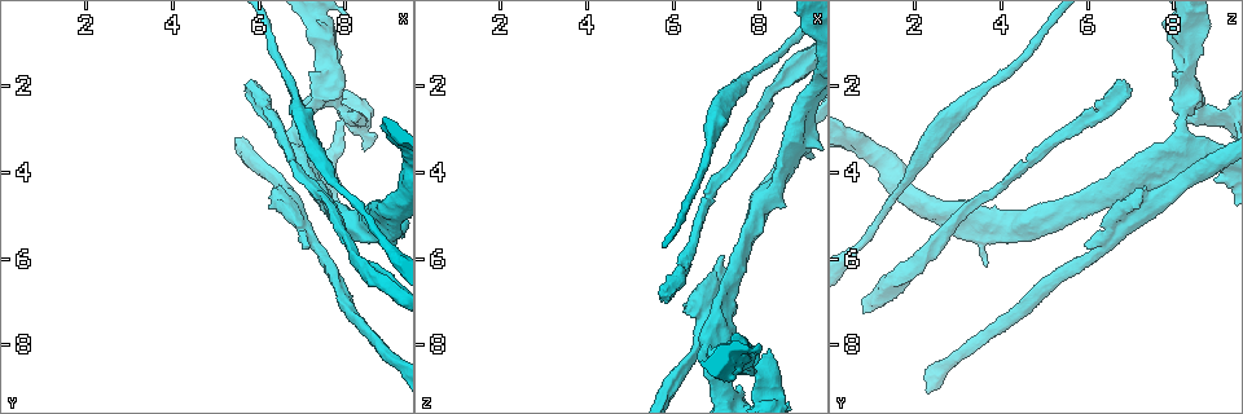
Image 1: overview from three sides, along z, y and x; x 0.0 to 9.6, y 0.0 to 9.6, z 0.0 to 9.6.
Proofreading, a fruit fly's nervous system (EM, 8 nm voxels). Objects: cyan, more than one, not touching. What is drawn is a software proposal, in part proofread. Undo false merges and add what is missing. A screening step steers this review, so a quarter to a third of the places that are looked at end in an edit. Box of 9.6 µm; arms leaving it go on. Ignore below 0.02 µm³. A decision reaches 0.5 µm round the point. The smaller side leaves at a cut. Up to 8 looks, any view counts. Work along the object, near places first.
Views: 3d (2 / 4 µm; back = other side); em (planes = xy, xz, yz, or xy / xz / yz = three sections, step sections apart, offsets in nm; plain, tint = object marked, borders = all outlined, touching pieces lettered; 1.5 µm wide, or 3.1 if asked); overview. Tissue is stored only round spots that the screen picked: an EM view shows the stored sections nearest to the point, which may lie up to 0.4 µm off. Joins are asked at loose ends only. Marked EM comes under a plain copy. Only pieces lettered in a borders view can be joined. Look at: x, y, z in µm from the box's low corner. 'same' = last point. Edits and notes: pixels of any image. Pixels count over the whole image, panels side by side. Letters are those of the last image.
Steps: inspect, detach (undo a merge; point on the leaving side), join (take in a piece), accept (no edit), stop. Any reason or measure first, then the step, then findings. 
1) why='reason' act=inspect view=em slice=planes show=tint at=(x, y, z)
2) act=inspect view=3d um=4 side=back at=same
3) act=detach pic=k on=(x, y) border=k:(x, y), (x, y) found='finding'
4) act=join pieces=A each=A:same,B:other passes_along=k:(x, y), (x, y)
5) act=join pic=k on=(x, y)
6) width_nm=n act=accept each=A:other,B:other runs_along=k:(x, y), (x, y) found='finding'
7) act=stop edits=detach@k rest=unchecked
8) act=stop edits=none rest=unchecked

why='touches itself' act=inspect view=3d um=2 at=(6.85, 2.75, 8.10)

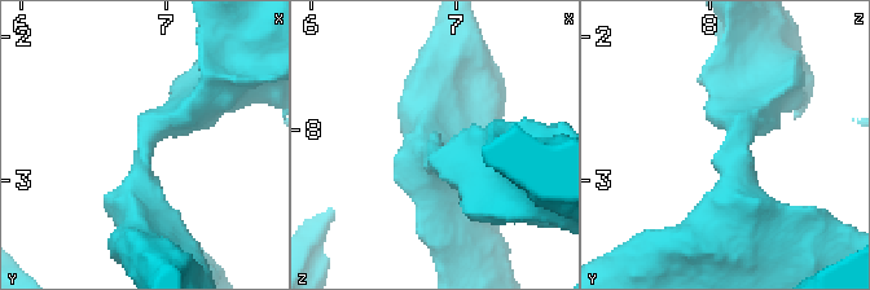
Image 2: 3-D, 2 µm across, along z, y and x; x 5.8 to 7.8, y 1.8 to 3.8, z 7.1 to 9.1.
why='now the EM' act=inspect view=em slice=xy step=4 show=tint at=(6.84, 2.74, 8.14)

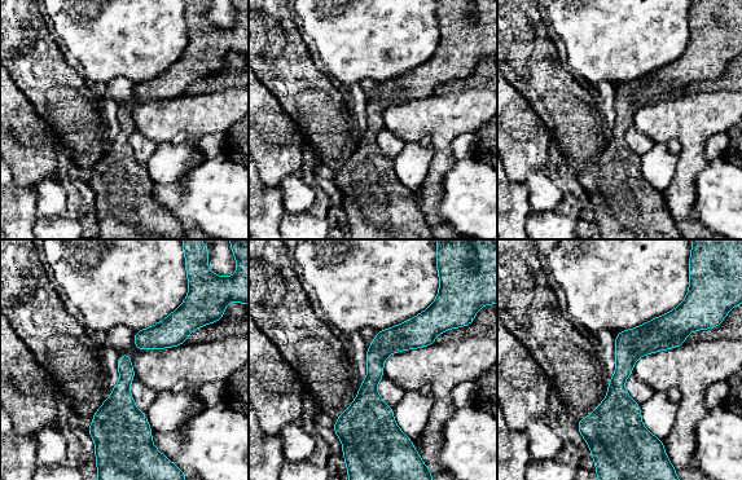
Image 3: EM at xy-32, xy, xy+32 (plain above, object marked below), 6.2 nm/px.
why='another direction' act=inspect view=em slice=planes show=borders at=same

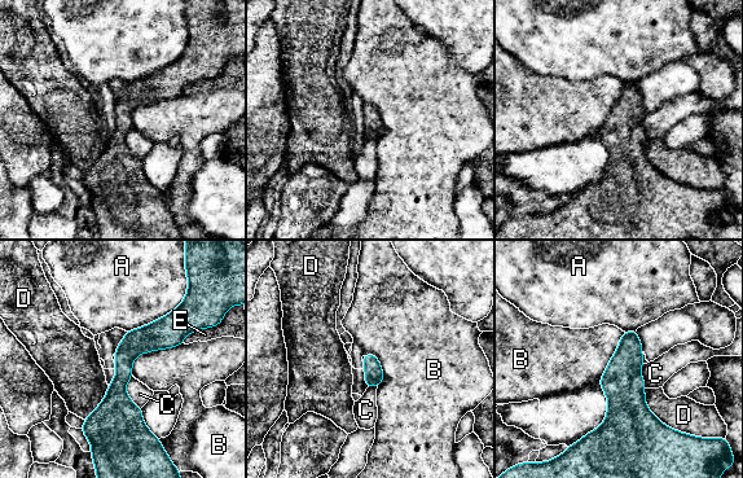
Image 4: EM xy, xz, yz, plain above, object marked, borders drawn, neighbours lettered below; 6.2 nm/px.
longest_contact=B:750nm act=accept each=A:other,B:other,C:other,D:other,E:other runs_along=4:(179, 312), (123, 359), (115, 442) found='continuous, no second neuron'

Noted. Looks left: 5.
why='branch stops here' act=inspect view=em slice=planes show=borders at=(7.20, 0.65, 8.90)

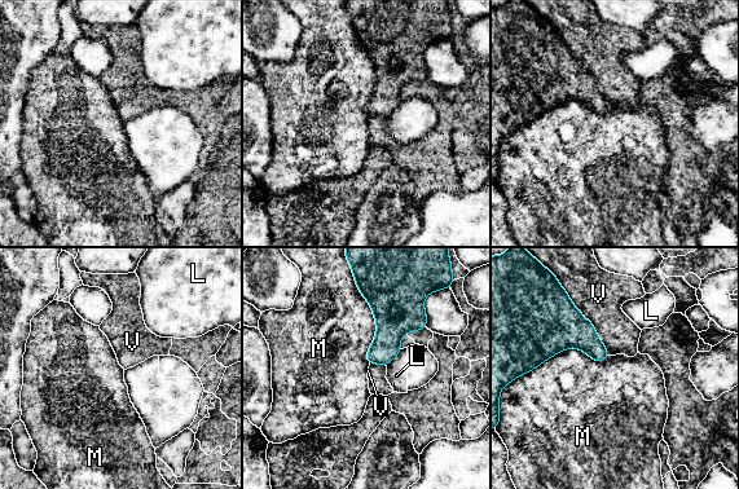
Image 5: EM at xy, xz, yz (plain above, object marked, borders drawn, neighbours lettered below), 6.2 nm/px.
act=accept each=L:other,M:other,V:other border=5:(355, 282), (377, 327), (369, 364) found='none of them fits'

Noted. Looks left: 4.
why='a fork' act=inspect view=3d um=2 at=(8.40, 5.10, 4.45)

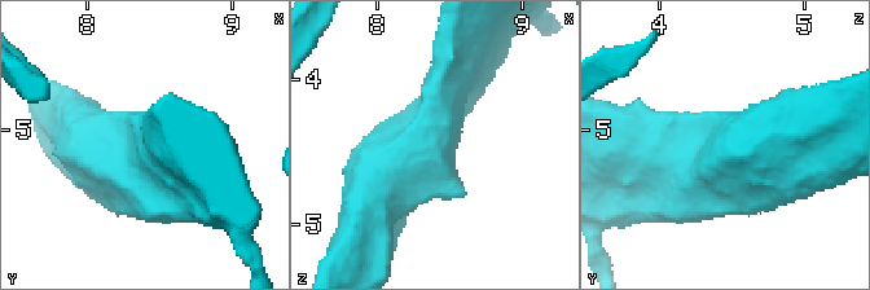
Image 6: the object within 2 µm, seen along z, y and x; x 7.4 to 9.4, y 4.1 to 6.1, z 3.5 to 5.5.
act=inspect view=em slice=xz step=8 show=tint at=(8.34, 5.14, 4.44)

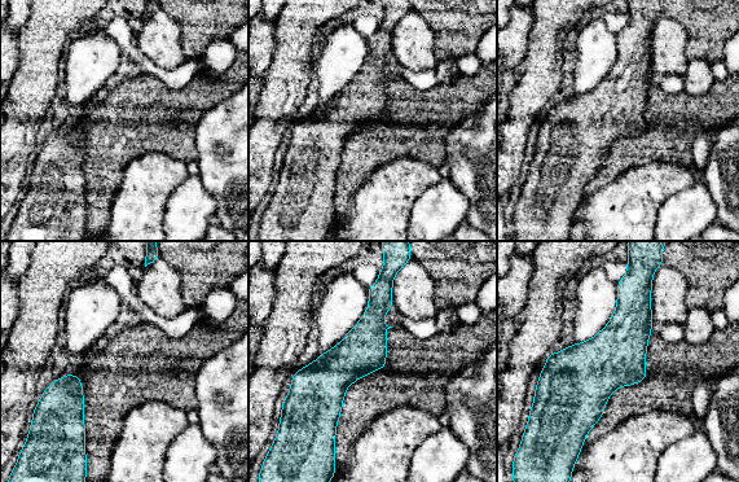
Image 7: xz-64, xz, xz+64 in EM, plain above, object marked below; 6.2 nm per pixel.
why='another direction' act=inspect view=em slice=planes show=borders at=same

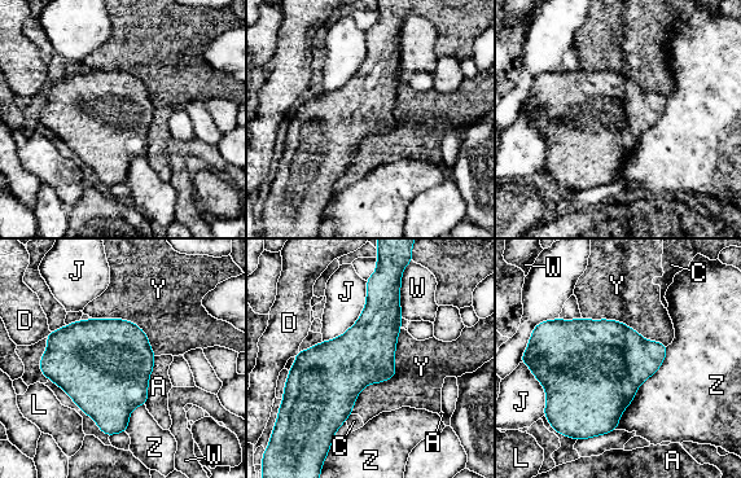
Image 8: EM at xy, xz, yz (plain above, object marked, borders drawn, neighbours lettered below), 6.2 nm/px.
width_nm=550 act=accept each=A:other,C:other,D:other,J:other,L:other,W:other,Y:other,Z:other border=8:(367, 281), (359, 319), (323, 342) found='all the same neuron'

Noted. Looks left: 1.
act=stop edits=none rest=unchecked

